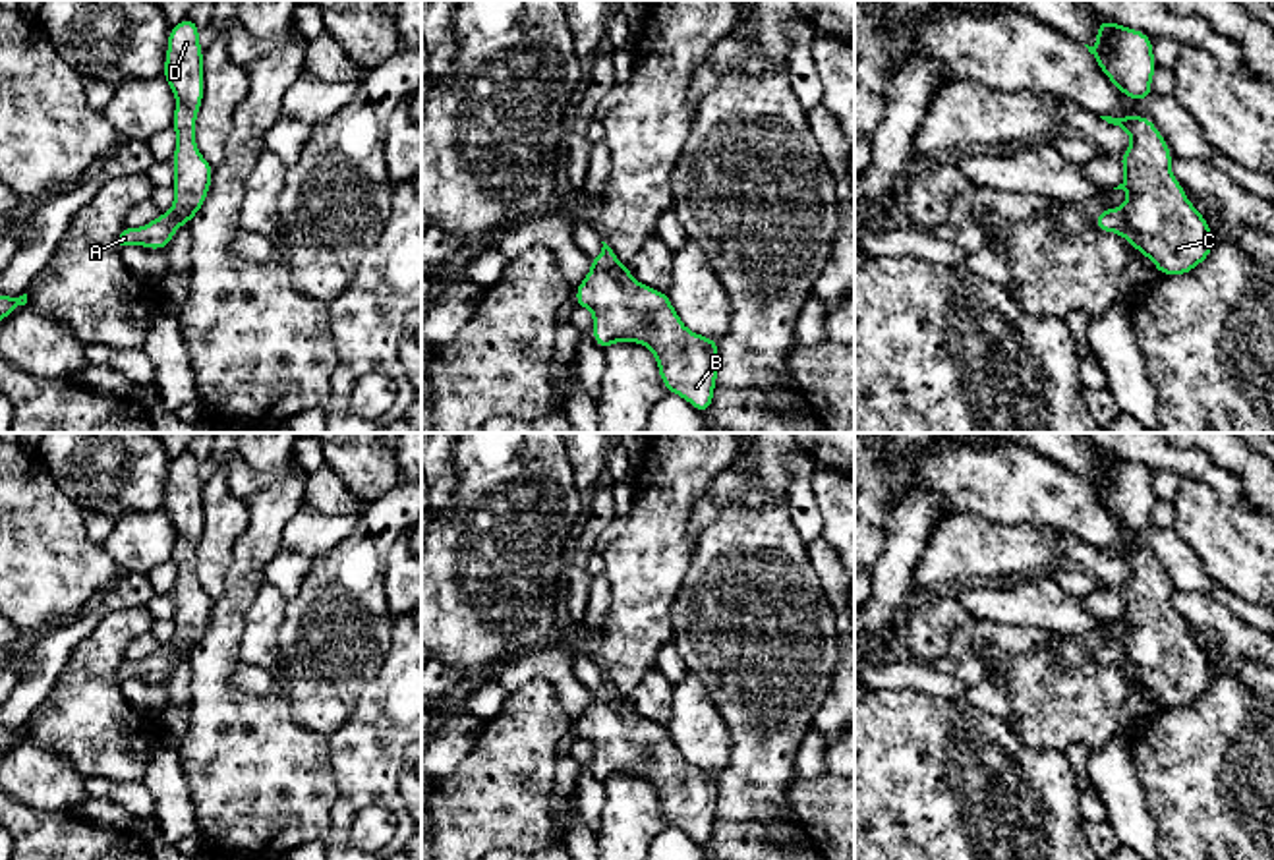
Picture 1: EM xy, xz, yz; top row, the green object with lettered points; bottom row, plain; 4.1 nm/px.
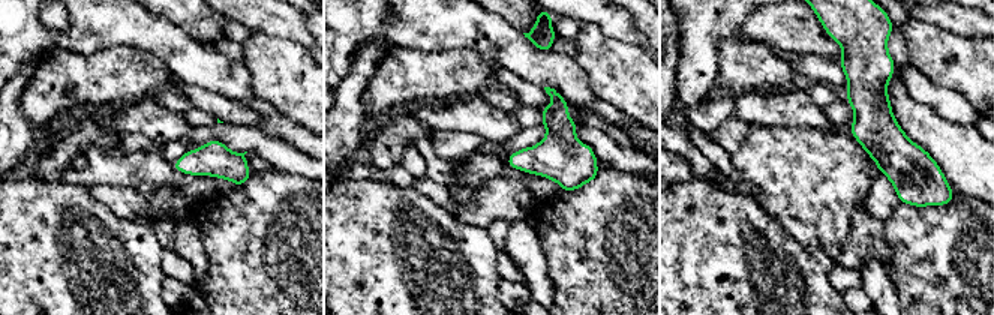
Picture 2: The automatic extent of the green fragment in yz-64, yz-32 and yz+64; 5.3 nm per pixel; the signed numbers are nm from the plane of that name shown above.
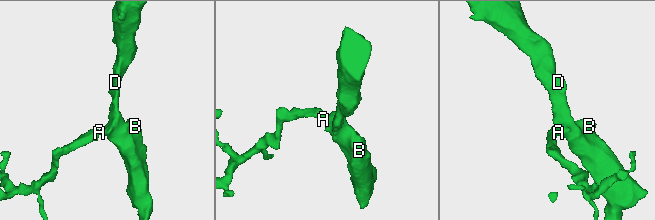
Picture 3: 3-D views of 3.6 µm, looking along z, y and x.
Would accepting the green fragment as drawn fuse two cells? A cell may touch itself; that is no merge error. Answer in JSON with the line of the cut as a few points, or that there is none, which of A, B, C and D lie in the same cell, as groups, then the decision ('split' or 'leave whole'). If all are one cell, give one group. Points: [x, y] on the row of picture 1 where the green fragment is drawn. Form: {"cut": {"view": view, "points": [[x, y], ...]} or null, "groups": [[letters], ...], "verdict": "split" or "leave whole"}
{"cut": null, "groups": [["A", "B", "C", "D"]], "verdict": "leave whole"}

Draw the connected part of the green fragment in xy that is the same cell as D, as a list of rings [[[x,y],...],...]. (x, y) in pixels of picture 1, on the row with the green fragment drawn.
[[[191,17],[182,19],[168,33],[162,75],[176,97],[172,129],[178,145],[170,158],[176,168],[174,205],[141,228],[124,226],[116,238],[118,251],[137,244],[147,249],[164,249],[174,232],[197,215],[209,193],[213,166],[195,145],[195,120],[203,102],[203,50],[199,27]]]

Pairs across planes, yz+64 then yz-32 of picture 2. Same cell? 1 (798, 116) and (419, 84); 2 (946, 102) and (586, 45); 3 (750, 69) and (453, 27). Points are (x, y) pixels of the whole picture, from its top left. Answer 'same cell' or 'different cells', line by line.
1: different cells
2: different cells
3: different cells

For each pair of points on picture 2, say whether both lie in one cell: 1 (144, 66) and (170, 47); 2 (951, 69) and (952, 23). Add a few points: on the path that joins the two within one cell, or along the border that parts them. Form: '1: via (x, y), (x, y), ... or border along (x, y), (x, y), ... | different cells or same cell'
1: border along (125, 44), (150, 51), (173, 74) | different cells
2: border along (919, 18), (960, 35), (978, 38) | different cells

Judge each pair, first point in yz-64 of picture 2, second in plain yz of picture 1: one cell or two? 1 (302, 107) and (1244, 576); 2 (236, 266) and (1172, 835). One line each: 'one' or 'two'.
1: one
2: one

